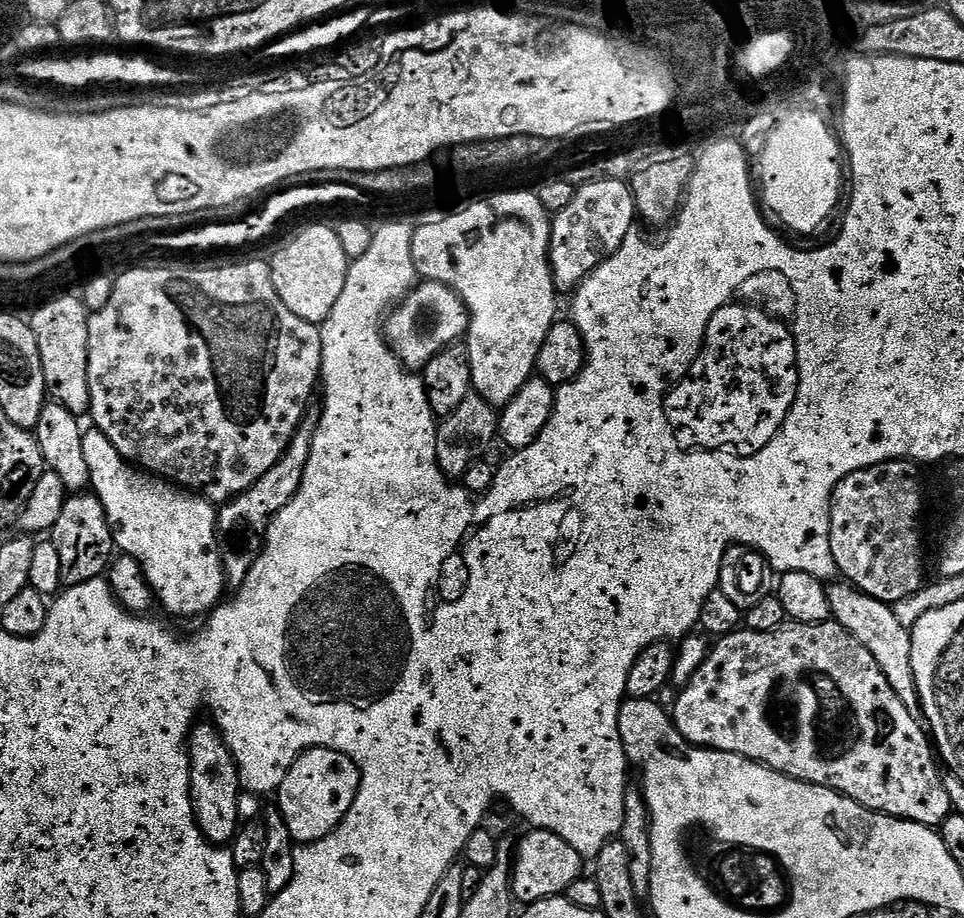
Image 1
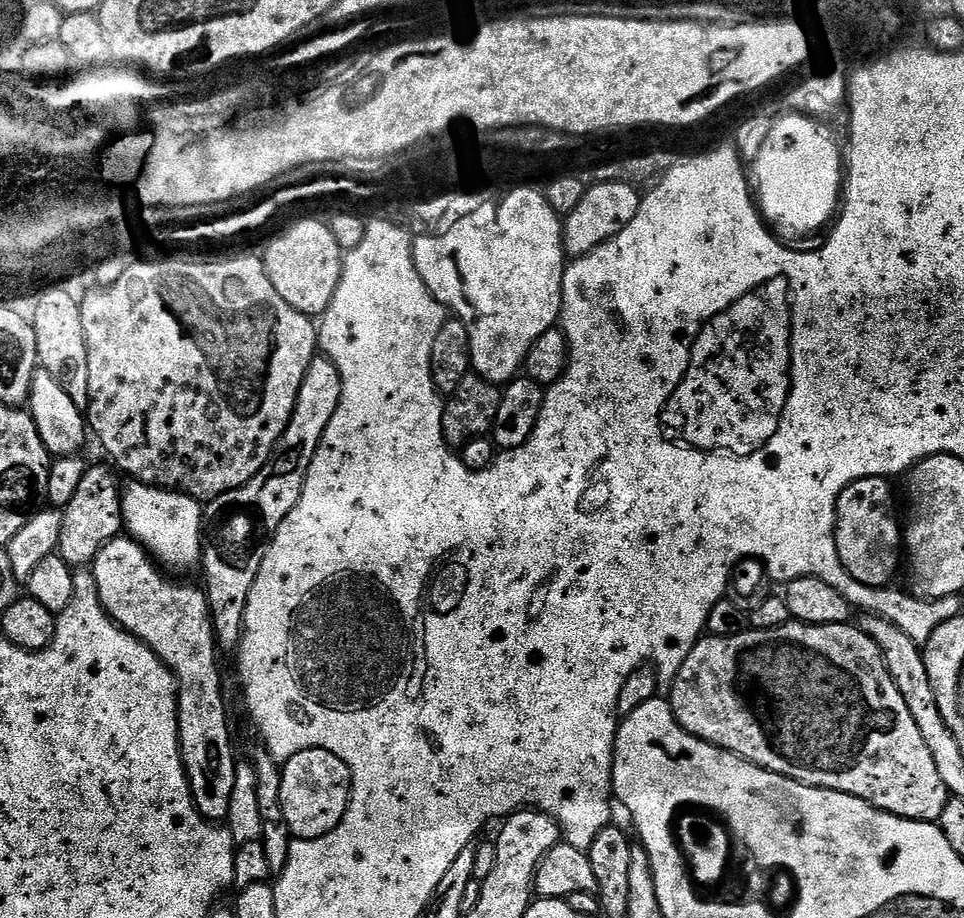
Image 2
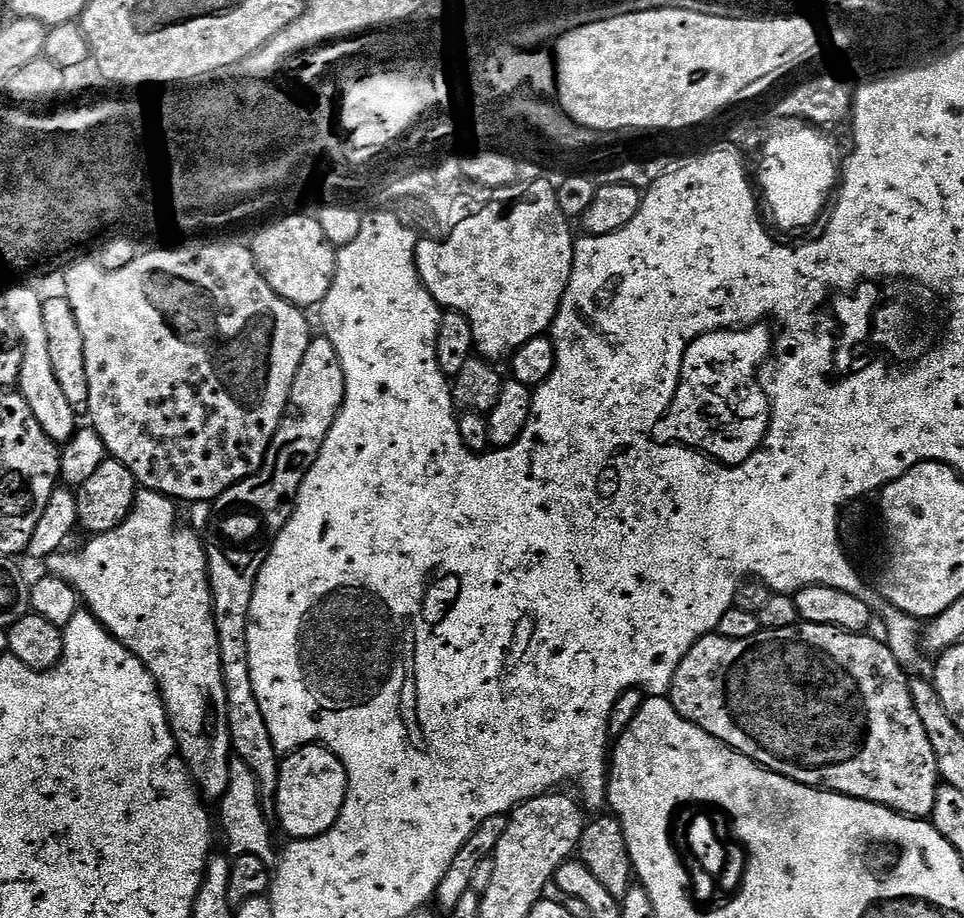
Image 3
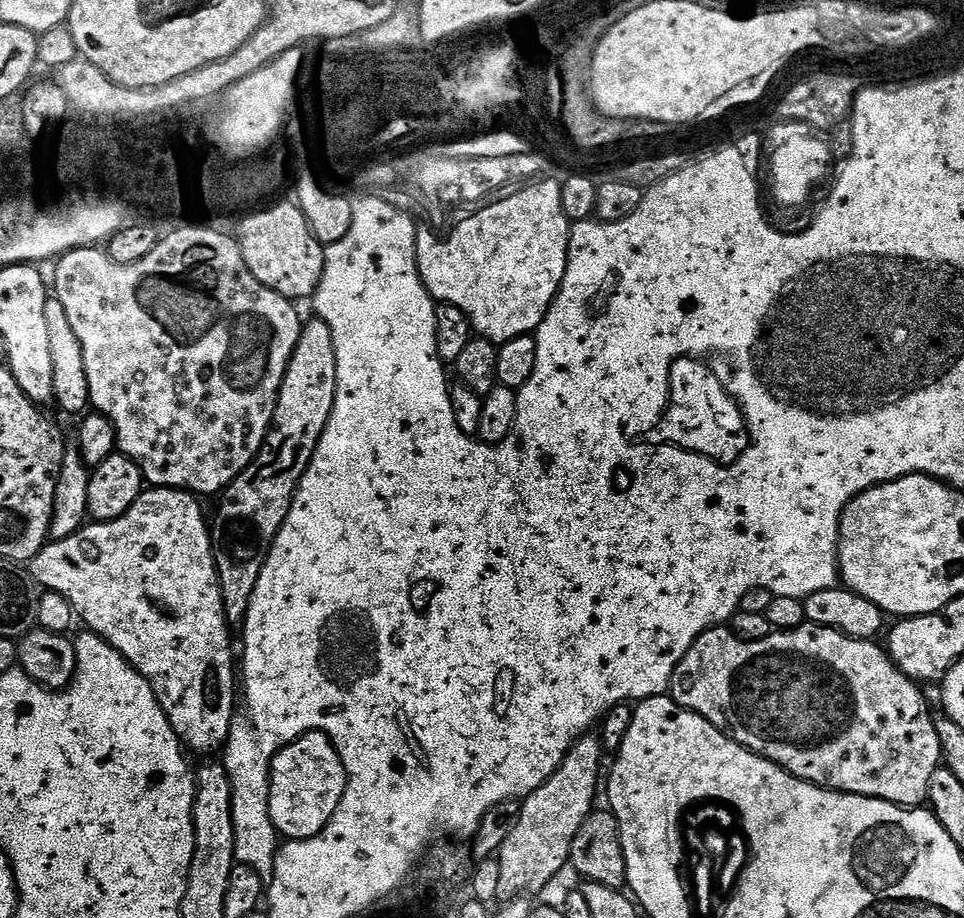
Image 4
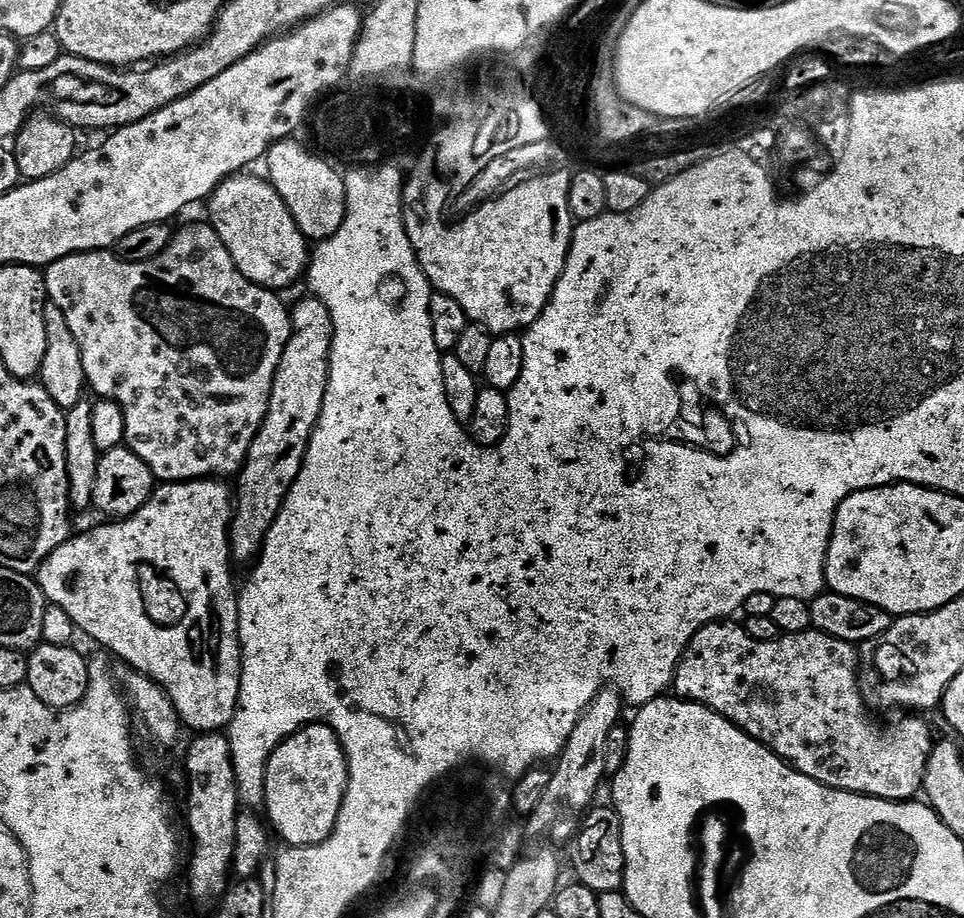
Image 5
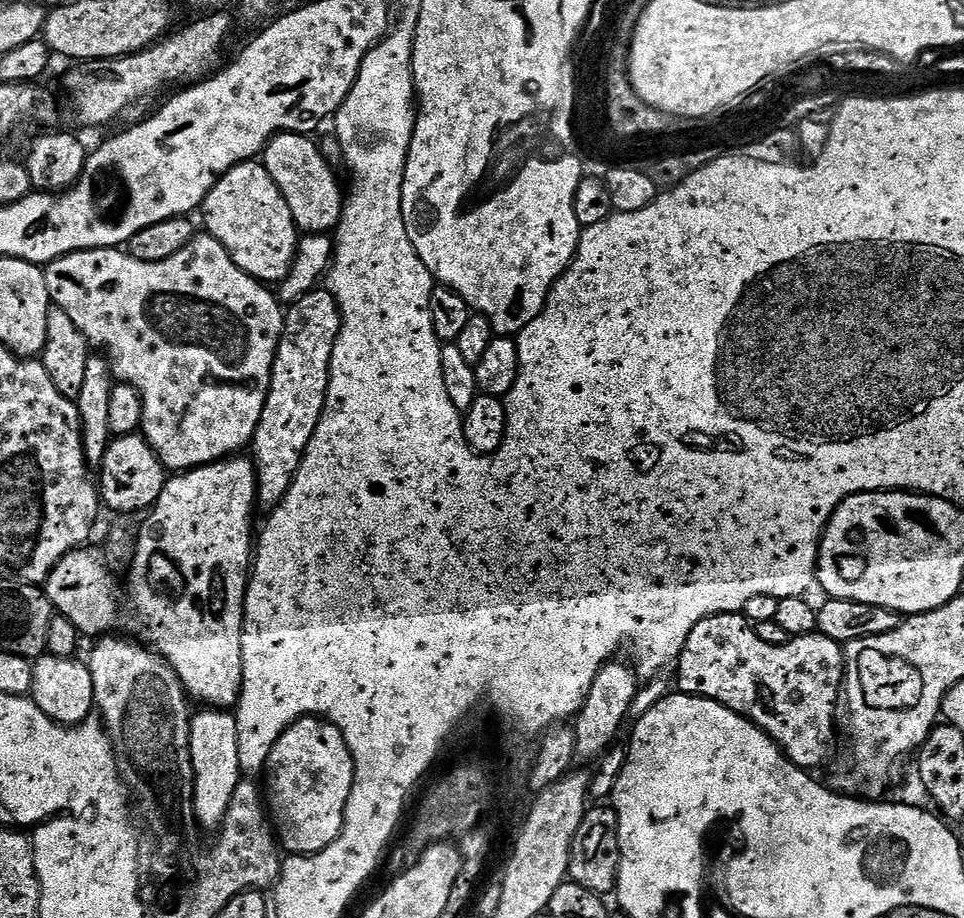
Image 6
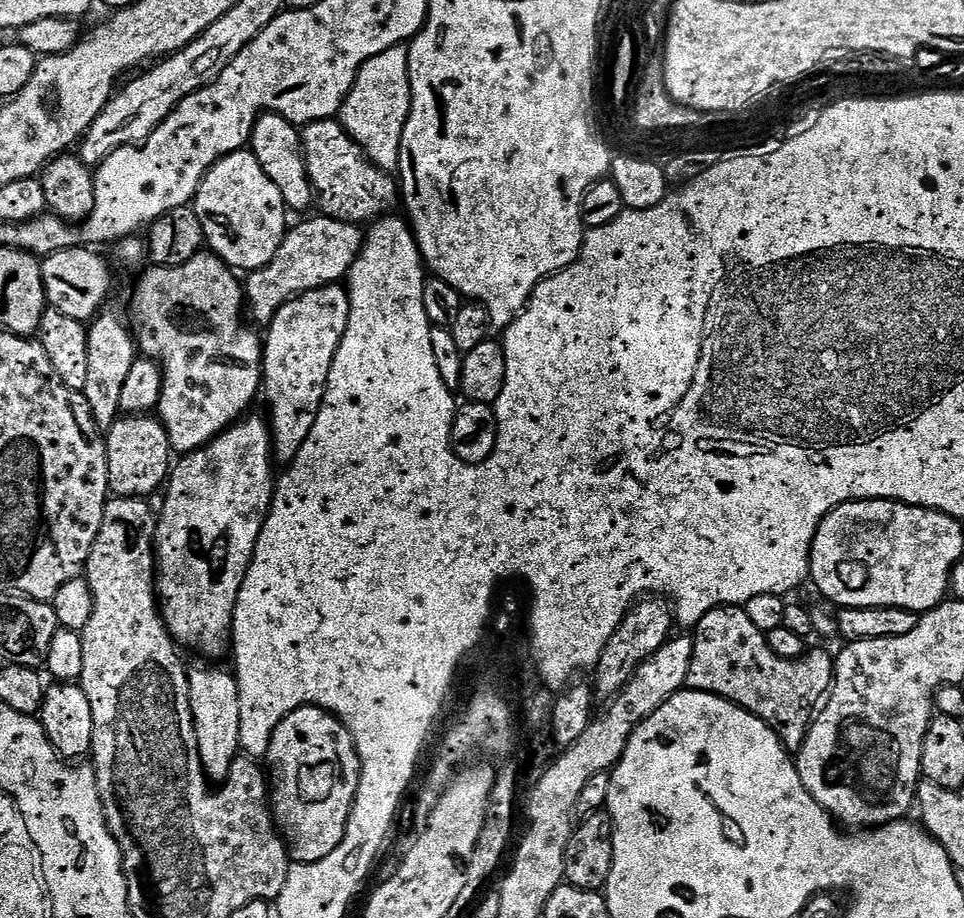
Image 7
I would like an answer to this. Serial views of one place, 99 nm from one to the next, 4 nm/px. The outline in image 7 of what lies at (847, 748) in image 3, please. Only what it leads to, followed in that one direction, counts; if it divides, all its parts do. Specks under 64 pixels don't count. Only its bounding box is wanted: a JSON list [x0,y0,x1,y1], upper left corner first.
[687,606,834,750]

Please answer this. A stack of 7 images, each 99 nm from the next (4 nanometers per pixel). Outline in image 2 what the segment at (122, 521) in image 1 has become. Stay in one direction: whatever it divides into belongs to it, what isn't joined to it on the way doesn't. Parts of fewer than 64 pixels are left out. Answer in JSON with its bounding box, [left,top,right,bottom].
[120,482,206,573]

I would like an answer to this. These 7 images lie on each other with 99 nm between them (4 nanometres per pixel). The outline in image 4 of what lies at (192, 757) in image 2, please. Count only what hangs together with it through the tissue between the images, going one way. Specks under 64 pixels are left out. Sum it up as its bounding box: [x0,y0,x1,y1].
[30,487,238,753]

